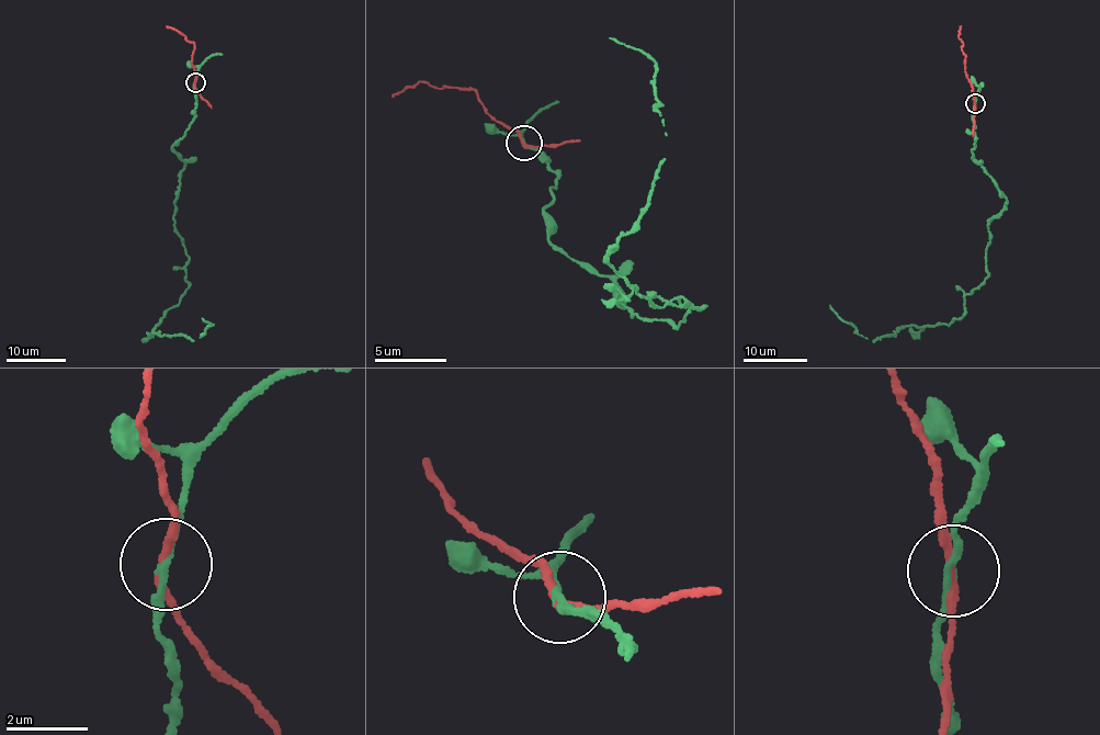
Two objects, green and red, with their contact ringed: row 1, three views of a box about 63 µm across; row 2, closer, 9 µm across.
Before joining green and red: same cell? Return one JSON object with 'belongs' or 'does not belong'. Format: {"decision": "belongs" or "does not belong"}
{"decision": "does not belong"}

